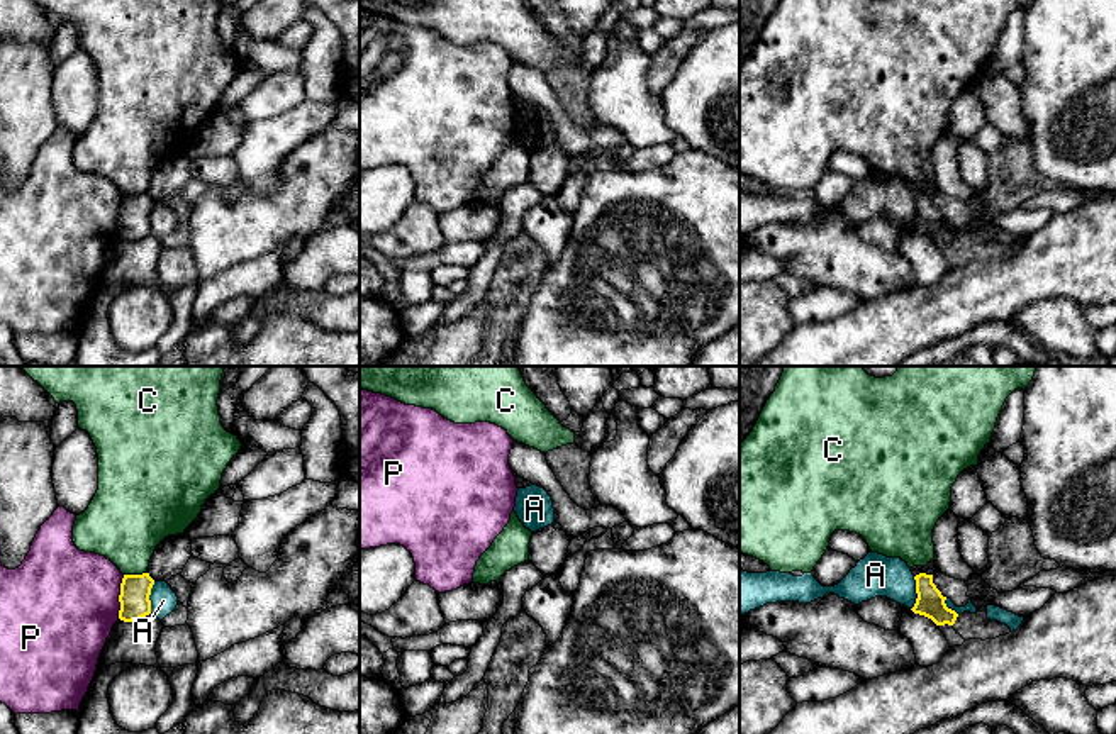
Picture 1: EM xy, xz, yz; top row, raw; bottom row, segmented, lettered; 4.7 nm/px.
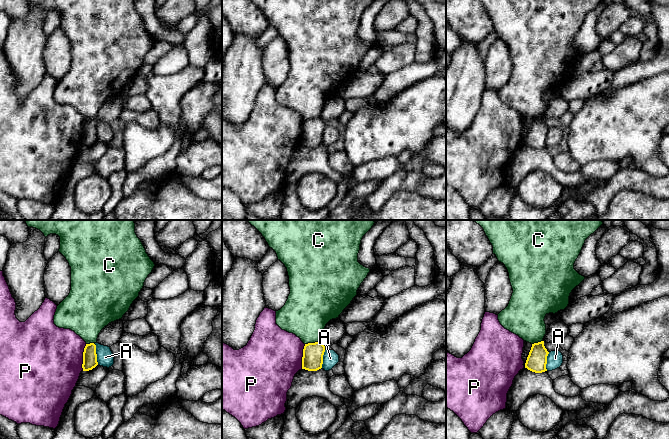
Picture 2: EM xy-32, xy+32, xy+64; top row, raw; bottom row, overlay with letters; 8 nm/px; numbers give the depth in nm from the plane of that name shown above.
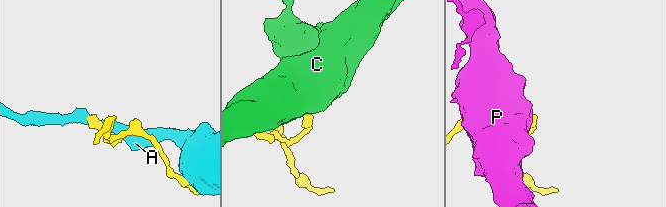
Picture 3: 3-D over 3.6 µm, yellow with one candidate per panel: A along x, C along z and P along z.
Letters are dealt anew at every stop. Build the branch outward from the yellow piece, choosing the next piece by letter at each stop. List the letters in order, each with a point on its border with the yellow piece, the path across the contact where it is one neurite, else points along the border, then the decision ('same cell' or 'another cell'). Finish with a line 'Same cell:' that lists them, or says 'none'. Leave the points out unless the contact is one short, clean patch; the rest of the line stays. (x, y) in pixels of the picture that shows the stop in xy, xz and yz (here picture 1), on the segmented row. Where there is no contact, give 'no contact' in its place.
A: meets yellow in yz at (916, 592); another cell
C: meets yellow in xy at (134, 575); border along xy (146, 572), (124, 575); another cell
P: meets yellow in xy at (119, 597); another cell
Same cell: none

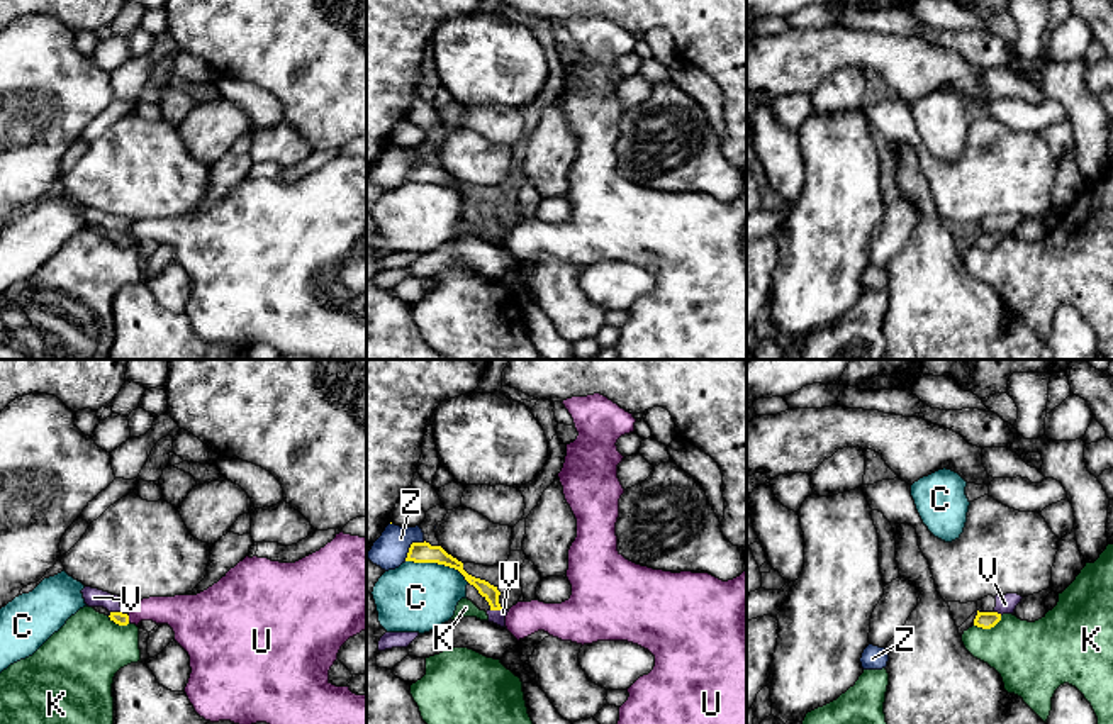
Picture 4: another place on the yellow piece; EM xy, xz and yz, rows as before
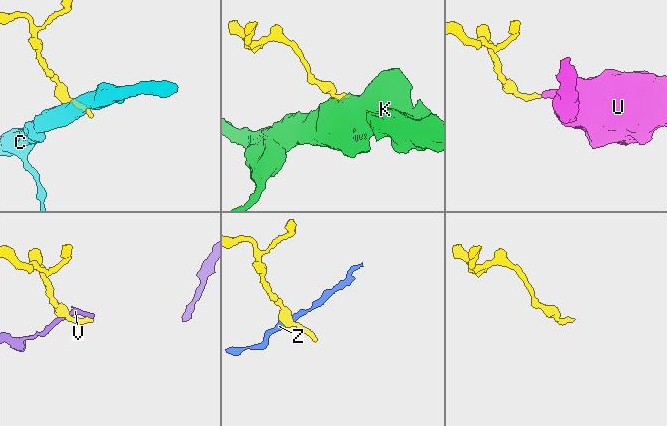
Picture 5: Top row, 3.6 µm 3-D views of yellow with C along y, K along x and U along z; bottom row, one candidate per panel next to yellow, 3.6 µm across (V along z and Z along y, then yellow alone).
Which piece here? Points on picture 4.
C: meets yellow in xz at (438, 563); border along xz (406, 560), (436, 562), (453, 567), (469, 582); another cell
K: meets yellow in yz at (988, 628); border along yz (1001, 616), (989, 628), (974, 626); another cell
U: meets yellow in xy at (128, 619); runs through xy (123, 619), (128, 619), (138, 612), (178, 612); same cell
V: meets yellow in xy at (117, 612); border along xy (111, 611), (123, 614); another cell
Z: meets yellow in xz at (411, 546); border along xz (425, 541), (414, 541), (404, 560); another cell
Same cell: U

